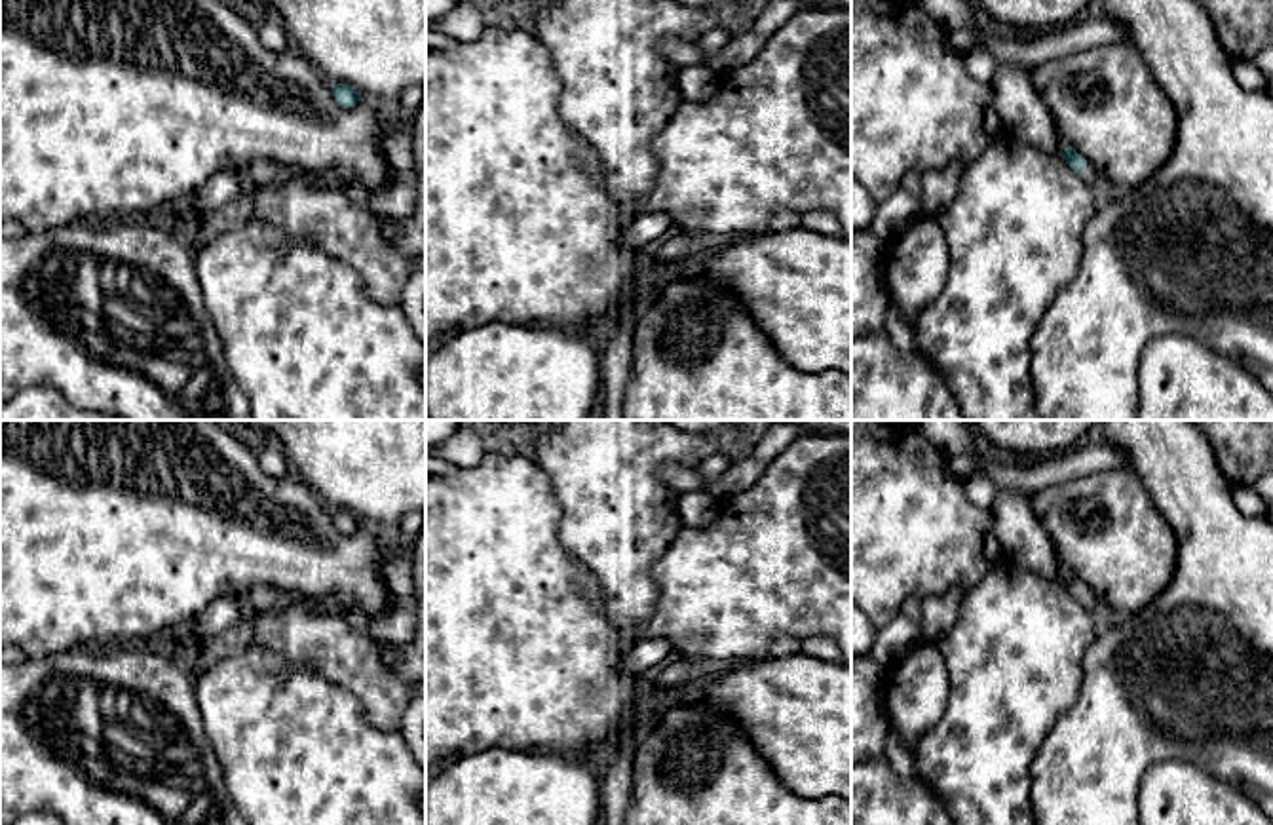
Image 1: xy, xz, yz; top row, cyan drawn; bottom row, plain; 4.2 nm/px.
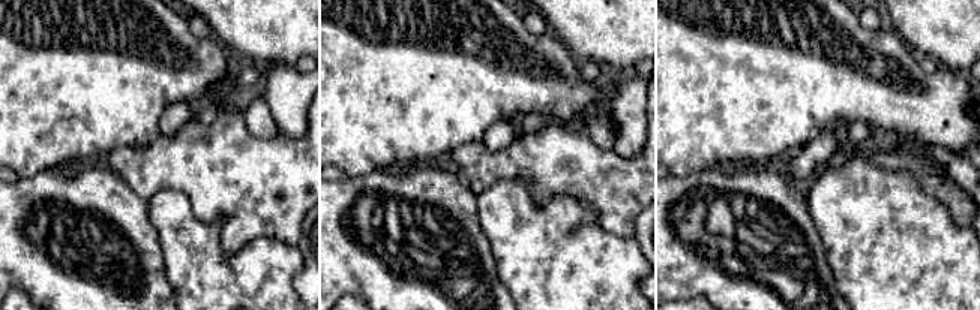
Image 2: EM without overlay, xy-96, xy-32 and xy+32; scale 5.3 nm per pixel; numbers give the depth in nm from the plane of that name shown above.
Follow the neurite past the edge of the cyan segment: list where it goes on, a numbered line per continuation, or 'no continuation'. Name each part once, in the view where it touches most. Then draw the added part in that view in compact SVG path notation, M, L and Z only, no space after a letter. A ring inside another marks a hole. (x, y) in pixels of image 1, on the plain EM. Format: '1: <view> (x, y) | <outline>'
1: yz (1089, 599) | M1087 587L1085 593L1077 599L1089 612L1096 610L1098 606L1102 606L1102 599L1091 589Z

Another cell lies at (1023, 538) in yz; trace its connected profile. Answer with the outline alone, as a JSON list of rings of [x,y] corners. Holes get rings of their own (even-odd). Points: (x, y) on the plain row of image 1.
[[[998,489],[990,511],[996,536],[1009,563],[1020,565],[1047,580],[1062,582],[1066,568],[1058,566],[1058,553],[1036,517],[1028,494]]]

